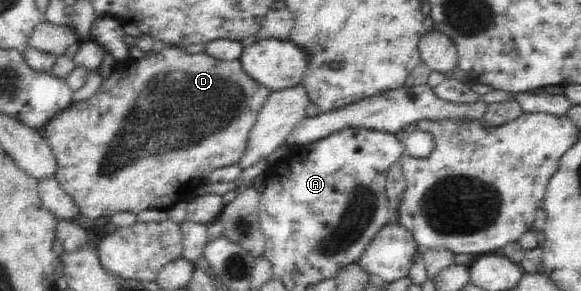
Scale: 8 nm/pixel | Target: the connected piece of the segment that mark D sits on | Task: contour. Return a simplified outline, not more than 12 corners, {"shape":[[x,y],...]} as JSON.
{"shape":[[167,45],[43,127],[84,217],[239,164],[271,91]]}

